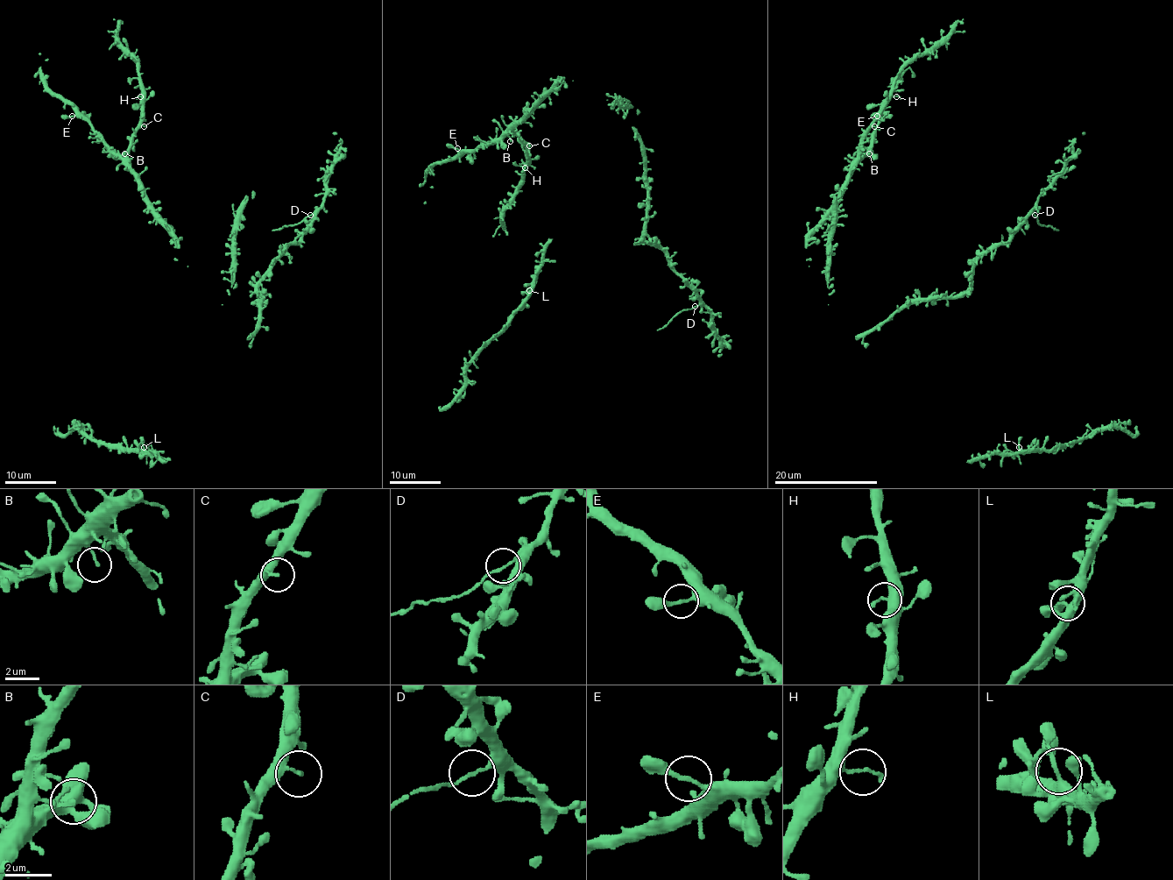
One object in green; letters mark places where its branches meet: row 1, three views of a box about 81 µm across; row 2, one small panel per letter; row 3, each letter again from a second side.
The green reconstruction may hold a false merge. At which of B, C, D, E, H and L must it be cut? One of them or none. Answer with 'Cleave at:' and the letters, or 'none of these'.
Cleave at: D

